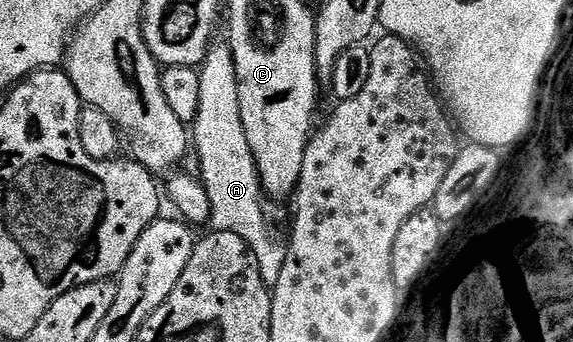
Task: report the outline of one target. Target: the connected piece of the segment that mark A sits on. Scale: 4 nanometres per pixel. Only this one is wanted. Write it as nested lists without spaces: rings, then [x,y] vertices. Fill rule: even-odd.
[[[210,42],[209,52],[199,65],[199,111],[191,124],[191,147],[197,151],[197,167],[201,184],[207,189],[211,203],[208,226],[213,231],[226,231],[243,237],[259,261],[259,273],[271,289],[283,270],[286,244],[273,236],[269,215],[265,212],[267,196],[261,189],[261,178],[243,133],[243,117],[239,113],[237,74],[228,42]]]

